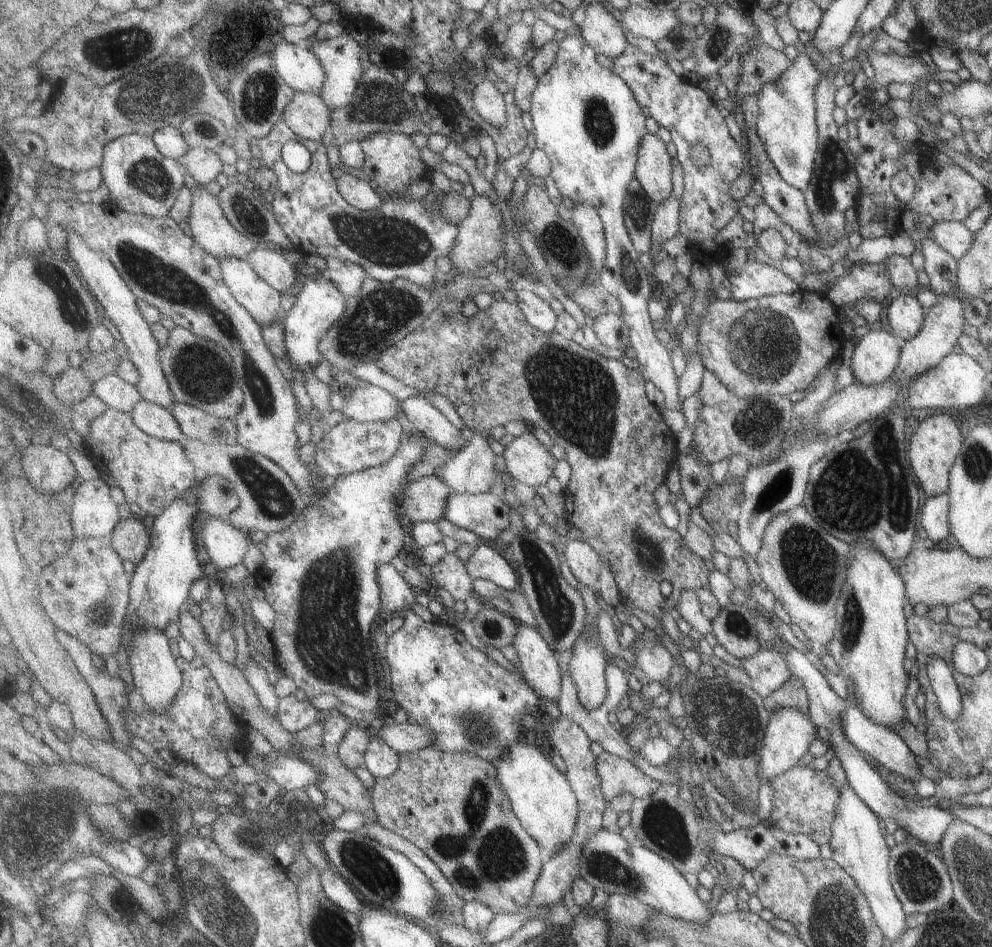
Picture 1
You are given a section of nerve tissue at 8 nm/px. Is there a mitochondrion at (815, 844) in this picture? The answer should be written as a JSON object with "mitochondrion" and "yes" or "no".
{"mitochondrion":"no"}

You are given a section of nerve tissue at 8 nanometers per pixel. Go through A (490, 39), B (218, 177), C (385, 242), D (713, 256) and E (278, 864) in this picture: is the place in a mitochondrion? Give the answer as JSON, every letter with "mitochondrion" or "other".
{"A":"other","B":"other","C":"mitochondrion","D":"other","E":"other"}

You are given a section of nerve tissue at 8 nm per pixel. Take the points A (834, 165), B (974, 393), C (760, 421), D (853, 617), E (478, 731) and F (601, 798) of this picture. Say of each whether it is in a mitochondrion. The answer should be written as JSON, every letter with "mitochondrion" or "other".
{"A":"mitochondrion","B":"other","C":"mitochondrion","D":"mitochondrion","E":"mitochondrion","F":"other"}

